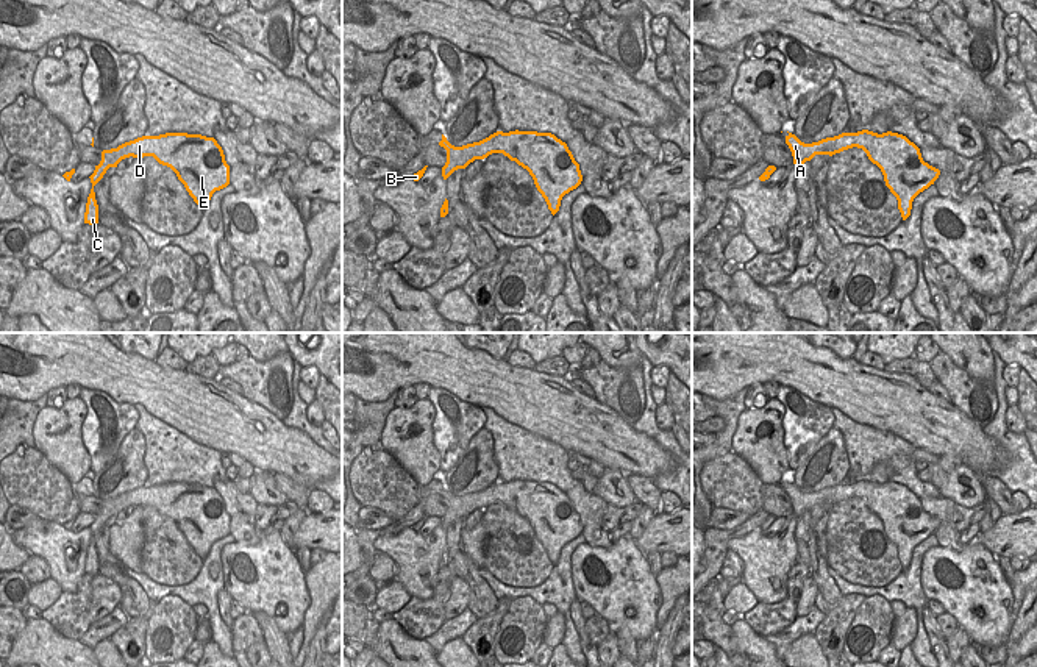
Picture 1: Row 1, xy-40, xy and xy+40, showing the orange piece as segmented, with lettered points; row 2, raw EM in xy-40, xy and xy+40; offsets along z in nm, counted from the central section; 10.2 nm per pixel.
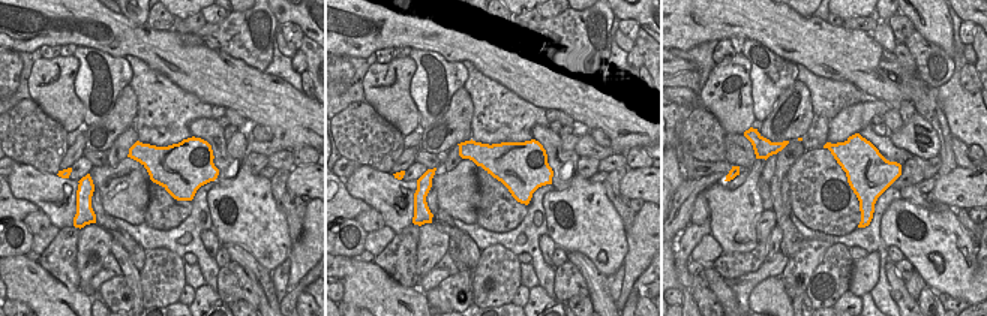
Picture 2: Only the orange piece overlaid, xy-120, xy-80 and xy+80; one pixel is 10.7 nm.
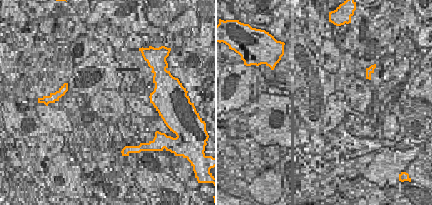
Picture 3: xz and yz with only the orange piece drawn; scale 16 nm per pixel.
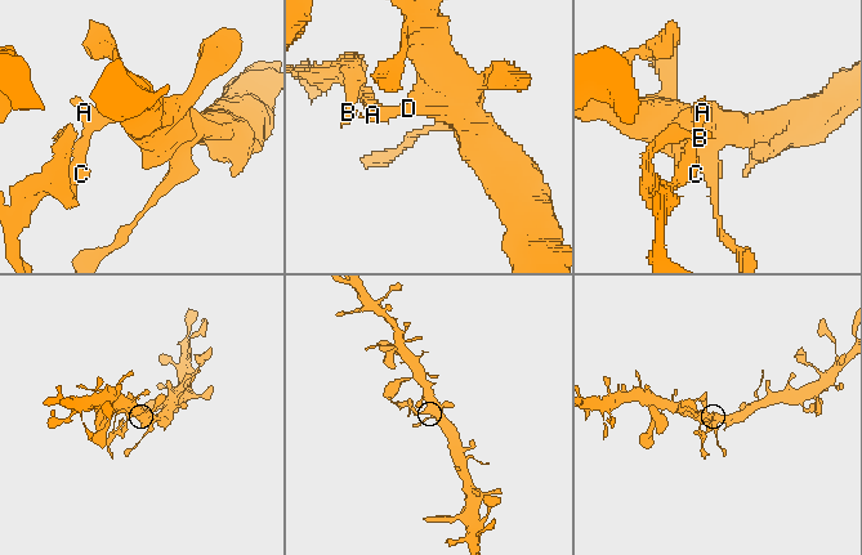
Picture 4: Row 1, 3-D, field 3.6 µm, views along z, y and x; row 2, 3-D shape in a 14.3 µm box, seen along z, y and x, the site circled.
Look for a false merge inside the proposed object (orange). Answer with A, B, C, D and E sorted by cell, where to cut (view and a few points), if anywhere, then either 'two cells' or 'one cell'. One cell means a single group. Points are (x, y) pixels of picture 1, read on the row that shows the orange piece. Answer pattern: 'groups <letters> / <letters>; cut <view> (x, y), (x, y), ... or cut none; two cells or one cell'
groups A B C / D E; cut xy (464, 149), (472, 149), (480, 158); two cells

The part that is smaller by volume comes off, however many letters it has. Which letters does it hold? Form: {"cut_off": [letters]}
{"cut_off": ["A", "B", "C"]}

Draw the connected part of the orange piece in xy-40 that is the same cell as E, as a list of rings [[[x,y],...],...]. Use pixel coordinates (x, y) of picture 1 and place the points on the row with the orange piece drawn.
[[[166,133],[137,137],[116,150],[125,150],[133,158],[153,156],[170,167],[201,209],[216,191],[230,184],[230,166],[214,137]]]

